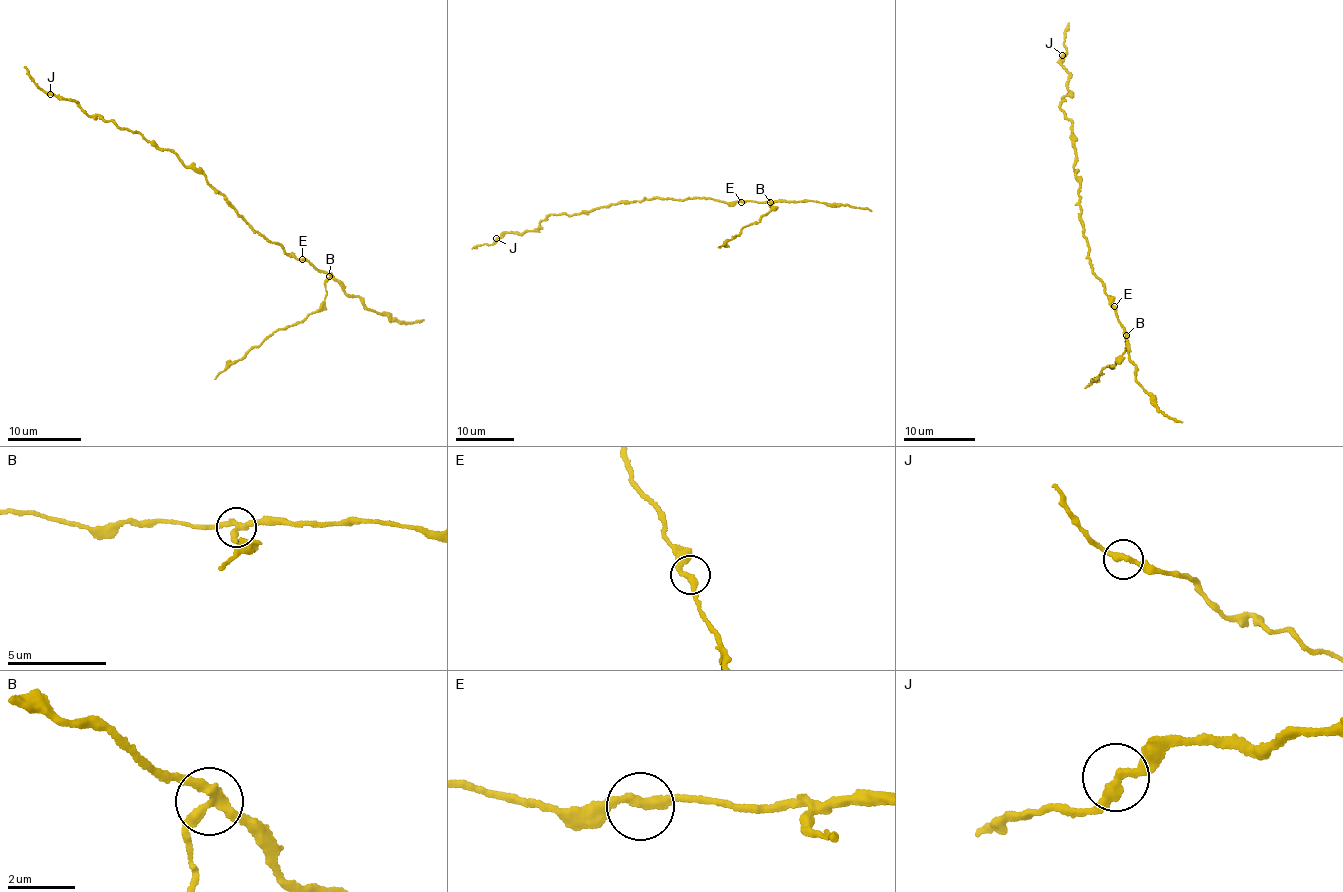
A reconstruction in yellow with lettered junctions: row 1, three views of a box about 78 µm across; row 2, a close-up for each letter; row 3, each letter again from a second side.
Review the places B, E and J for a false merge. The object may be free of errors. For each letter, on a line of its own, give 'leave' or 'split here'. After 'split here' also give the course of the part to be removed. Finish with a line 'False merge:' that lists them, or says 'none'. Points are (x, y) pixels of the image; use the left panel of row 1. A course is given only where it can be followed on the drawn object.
B: split here; foreign part runs (329, 276), (325, 283), (327, 293), (318, 309), (267, 336), (214, 378)
E: leave
J: leave
False merge: B

